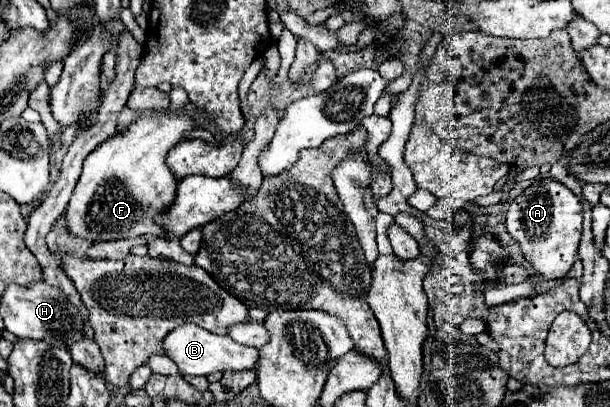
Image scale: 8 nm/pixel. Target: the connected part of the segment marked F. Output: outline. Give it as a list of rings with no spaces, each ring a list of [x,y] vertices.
[[[155,111],[135,119],[127,131],[109,137],[85,163],[81,179],[65,211],[73,235],[89,241],[127,239],[137,235],[167,237],[157,217],[169,211],[177,195],[177,177],[165,163],[171,147],[185,141],[185,133],[199,129],[199,119],[175,111]]]

